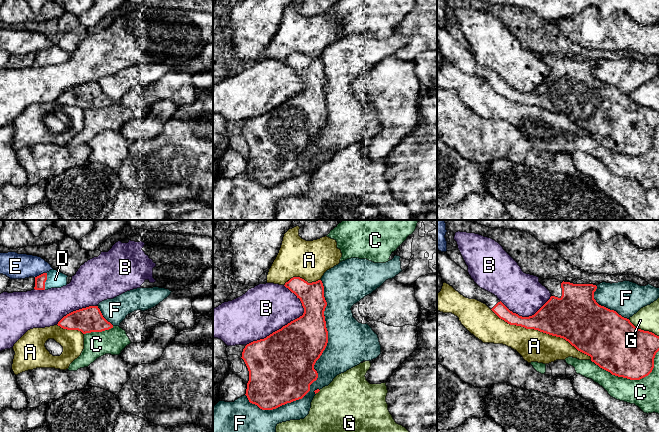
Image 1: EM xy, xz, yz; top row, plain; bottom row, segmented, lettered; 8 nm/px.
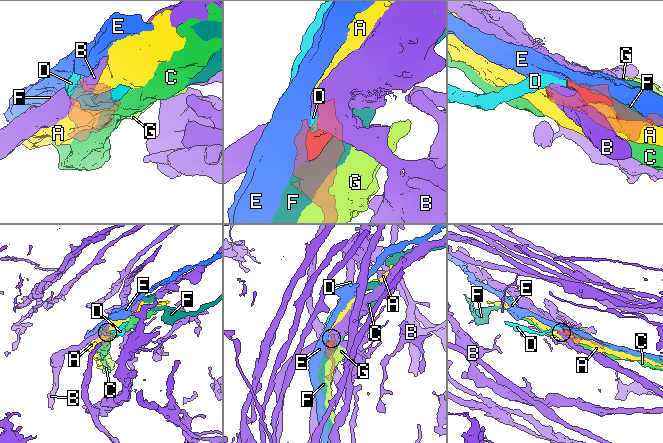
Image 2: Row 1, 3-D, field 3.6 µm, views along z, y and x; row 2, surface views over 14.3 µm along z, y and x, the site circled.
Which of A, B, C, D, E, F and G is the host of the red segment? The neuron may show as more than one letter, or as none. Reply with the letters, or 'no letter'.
D

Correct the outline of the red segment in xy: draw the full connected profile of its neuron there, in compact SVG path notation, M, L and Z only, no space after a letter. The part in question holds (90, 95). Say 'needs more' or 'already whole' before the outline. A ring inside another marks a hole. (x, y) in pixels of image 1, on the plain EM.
already whole; M98 82L73 87L64 92L57 101L63 105L81 107L83 110L113 104L113 101L103 93Z

